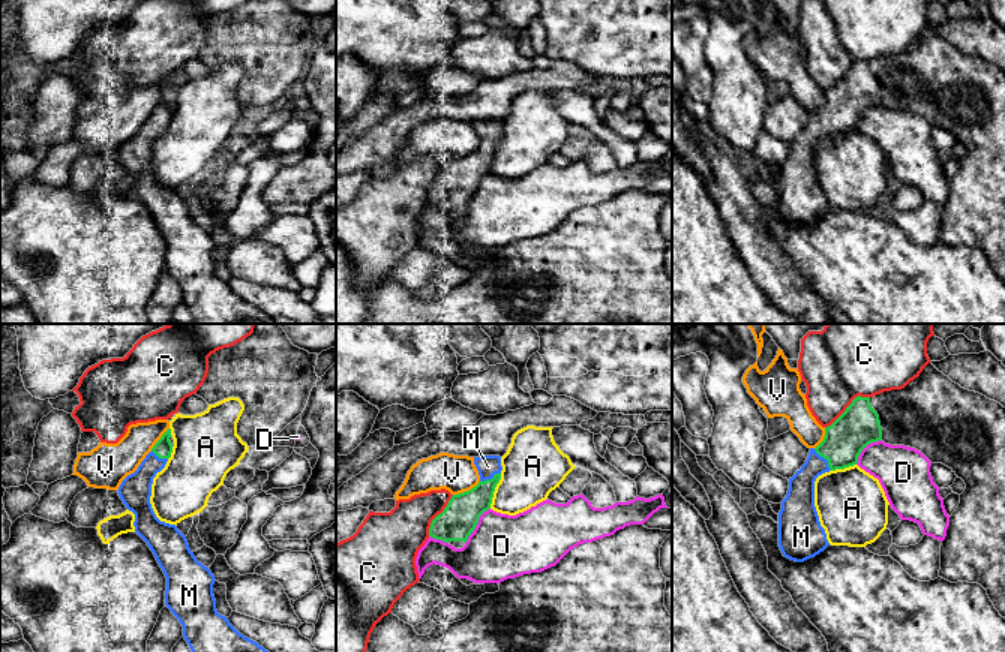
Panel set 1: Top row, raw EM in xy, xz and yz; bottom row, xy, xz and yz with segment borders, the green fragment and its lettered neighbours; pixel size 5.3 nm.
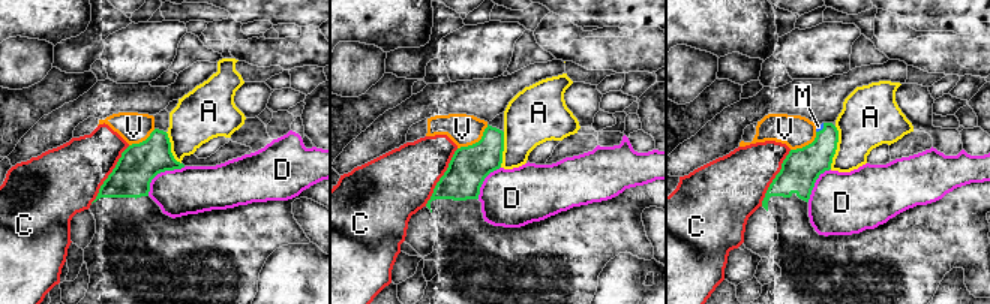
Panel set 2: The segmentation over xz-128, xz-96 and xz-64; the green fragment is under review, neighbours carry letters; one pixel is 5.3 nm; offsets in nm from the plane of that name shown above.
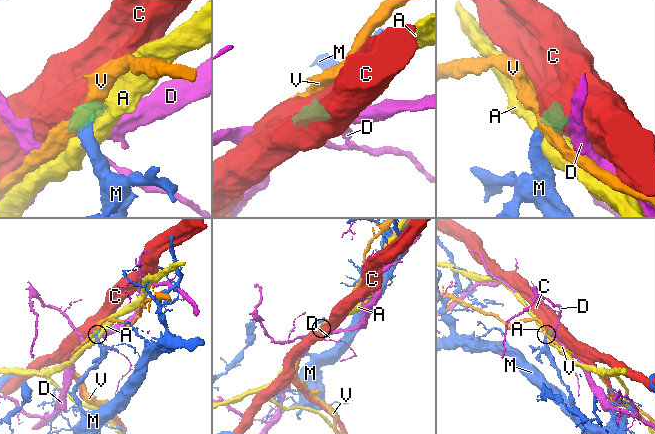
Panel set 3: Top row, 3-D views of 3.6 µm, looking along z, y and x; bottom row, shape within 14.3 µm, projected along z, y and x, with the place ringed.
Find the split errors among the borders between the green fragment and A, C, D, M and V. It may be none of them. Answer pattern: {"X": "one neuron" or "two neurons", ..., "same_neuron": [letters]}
{"A": "two neurons", "C": "two neurons", "D": "two neurons", "M": "one neuron", "V": "two neurons", "same_neuron": ["M"]}

